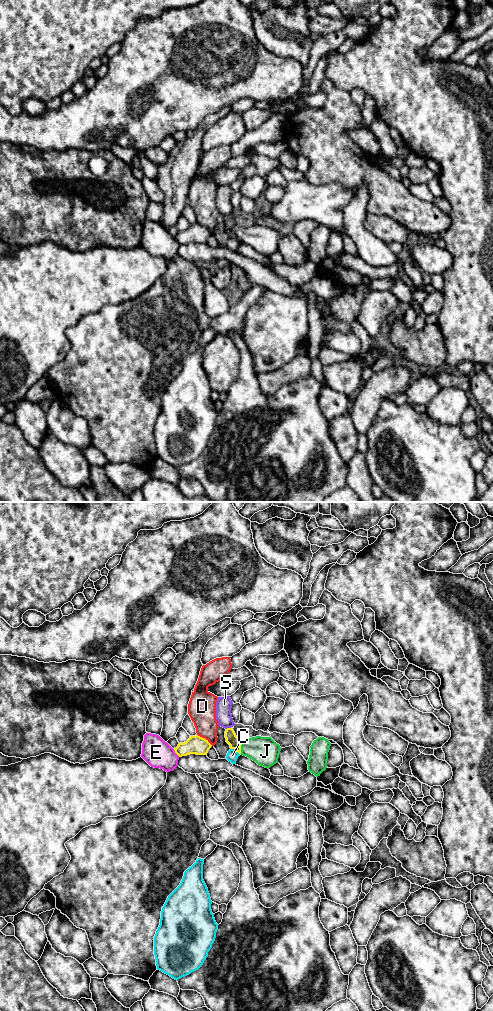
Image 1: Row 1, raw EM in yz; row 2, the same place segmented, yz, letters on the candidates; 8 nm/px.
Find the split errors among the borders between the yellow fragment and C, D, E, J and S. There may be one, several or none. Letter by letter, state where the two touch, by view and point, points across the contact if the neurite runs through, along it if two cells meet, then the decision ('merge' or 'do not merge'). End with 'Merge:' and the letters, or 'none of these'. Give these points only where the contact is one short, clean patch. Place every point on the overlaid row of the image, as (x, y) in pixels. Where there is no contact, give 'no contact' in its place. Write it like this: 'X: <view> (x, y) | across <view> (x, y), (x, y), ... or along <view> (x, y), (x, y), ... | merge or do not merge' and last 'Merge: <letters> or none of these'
C: yz (235, 749) | along yz (231, 748), (239, 754) | do not merge
D: yz (204, 738) | along yz (197, 734), (204, 737), (212, 745) | do not merge
E: yz (176, 753) | along yz (173, 749), (179, 756) | do not merge
J: yz (240, 747) | across yz (235, 743), (240, 747), (258, 748), (264, 751) | merge
S: yz (228, 728) | along yz (230, 727), (226, 729) | do not merge
Merge: J

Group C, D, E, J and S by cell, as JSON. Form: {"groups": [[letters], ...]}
{"groups": [["C"], ["D"], ["E"], ["J"], ["S"]]}

